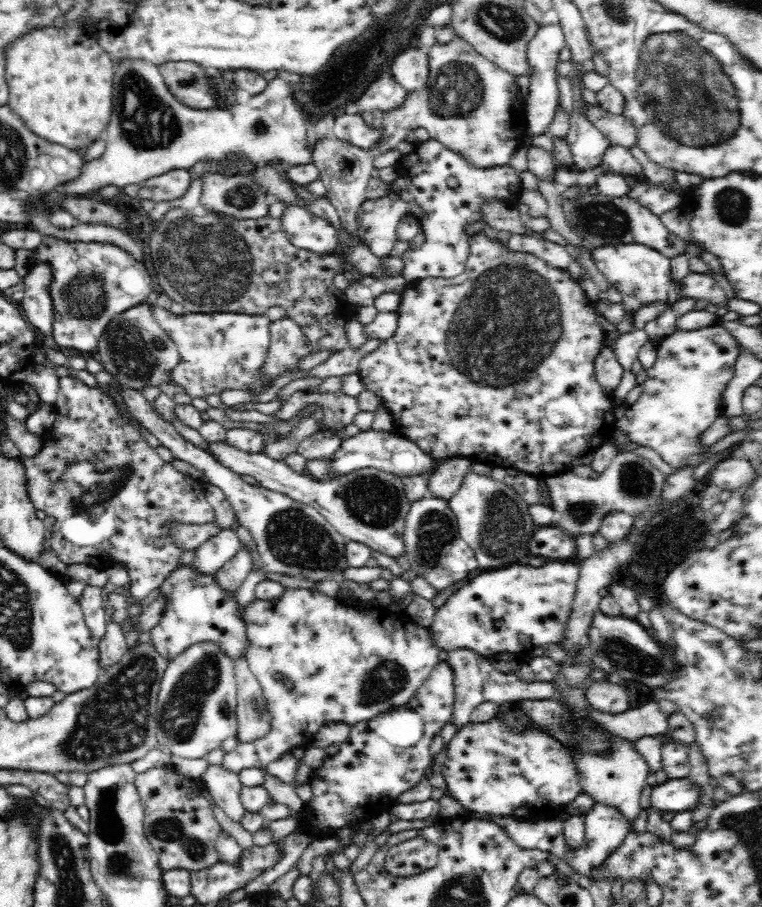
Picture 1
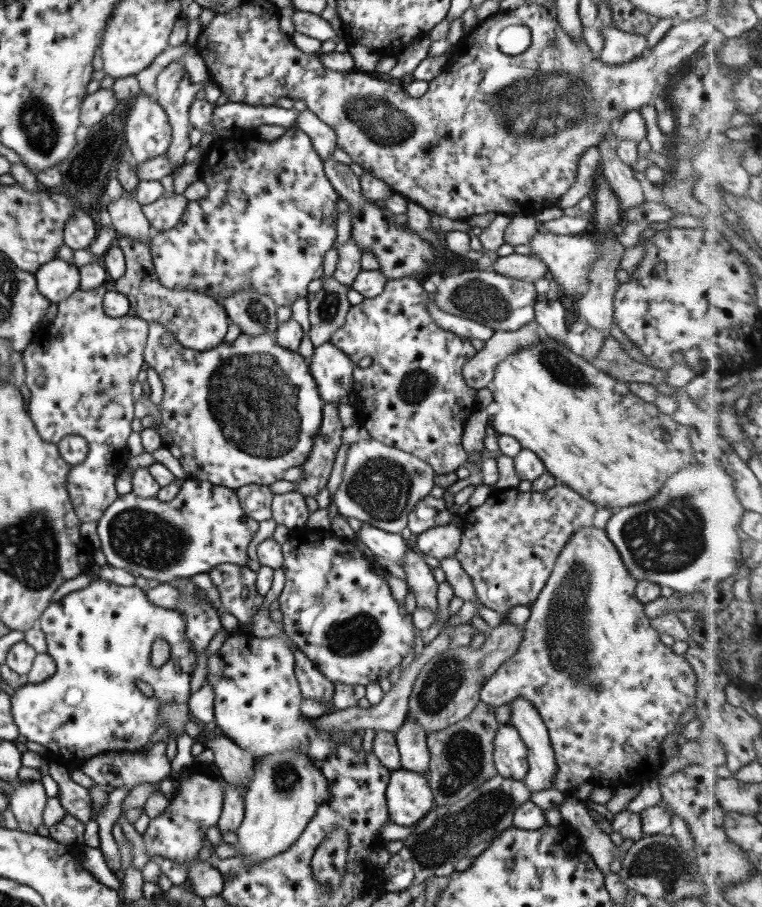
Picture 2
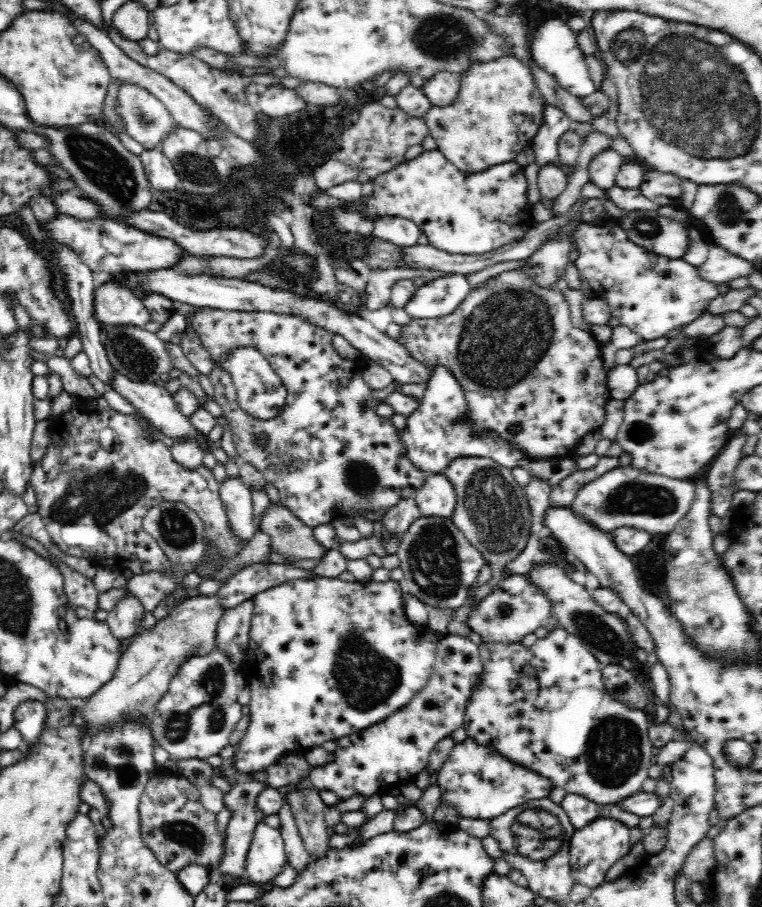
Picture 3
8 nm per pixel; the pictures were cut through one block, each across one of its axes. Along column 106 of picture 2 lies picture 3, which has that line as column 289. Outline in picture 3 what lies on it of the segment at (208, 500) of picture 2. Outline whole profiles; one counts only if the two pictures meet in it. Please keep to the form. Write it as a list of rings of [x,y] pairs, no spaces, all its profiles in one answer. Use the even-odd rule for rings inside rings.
[[[271,502],[266,506],[258,527],[270,538],[272,553],[280,554],[288,565],[313,565],[318,562],[330,549],[326,549],[320,541],[316,541],[314,526],[308,526],[300,520],[292,510],[281,502]]]

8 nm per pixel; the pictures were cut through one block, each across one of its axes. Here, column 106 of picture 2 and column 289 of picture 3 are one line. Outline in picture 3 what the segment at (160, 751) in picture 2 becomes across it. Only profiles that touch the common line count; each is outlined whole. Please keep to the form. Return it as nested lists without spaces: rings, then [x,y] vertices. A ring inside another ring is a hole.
[[[288,753],[267,768],[269,787],[279,789],[298,785],[304,779],[309,778],[312,769],[302,753]]]

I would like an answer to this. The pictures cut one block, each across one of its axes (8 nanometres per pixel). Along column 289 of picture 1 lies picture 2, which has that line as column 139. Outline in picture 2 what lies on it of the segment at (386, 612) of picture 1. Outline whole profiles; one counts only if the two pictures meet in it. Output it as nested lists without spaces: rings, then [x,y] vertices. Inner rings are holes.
[[[95,578],[89,584],[79,590],[72,591],[58,601],[49,603],[47,608],[41,613],[36,625],[43,631],[46,642],[46,652],[55,663],[55,672],[53,676],[43,680],[37,684],[25,683],[14,690],[14,694],[10,696],[11,716],[15,726],[17,726],[18,734],[25,737],[27,741],[45,746],[47,750],[59,749],[59,744],[65,748],[70,754],[75,754],[77,758],[89,759],[89,756],[95,757],[104,755],[105,753],[138,753],[143,751],[147,743],[150,742],[151,735],[155,732],[155,719],[159,718],[159,712],[163,706],[171,705],[171,703],[185,703],[190,694],[190,680],[193,669],[196,666],[195,652],[191,648],[187,638],[185,638],[185,622],[183,616],[179,612],[154,606],[142,589],[133,586],[117,586],[117,584],[109,583],[103,579]],[[159,638],[163,642],[169,644],[169,660],[161,666],[154,667],[149,658],[149,648],[153,644],[153,640]]]

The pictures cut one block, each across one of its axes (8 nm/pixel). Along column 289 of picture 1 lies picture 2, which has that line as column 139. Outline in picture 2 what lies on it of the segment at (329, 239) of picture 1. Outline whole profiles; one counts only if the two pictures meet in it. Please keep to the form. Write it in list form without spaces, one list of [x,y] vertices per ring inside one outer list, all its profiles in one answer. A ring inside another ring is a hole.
[[[123,191],[122,195],[115,200],[110,200],[105,206],[108,220],[116,233],[131,239],[150,240],[154,232],[147,218],[141,212],[141,205],[135,200],[133,193]]]

